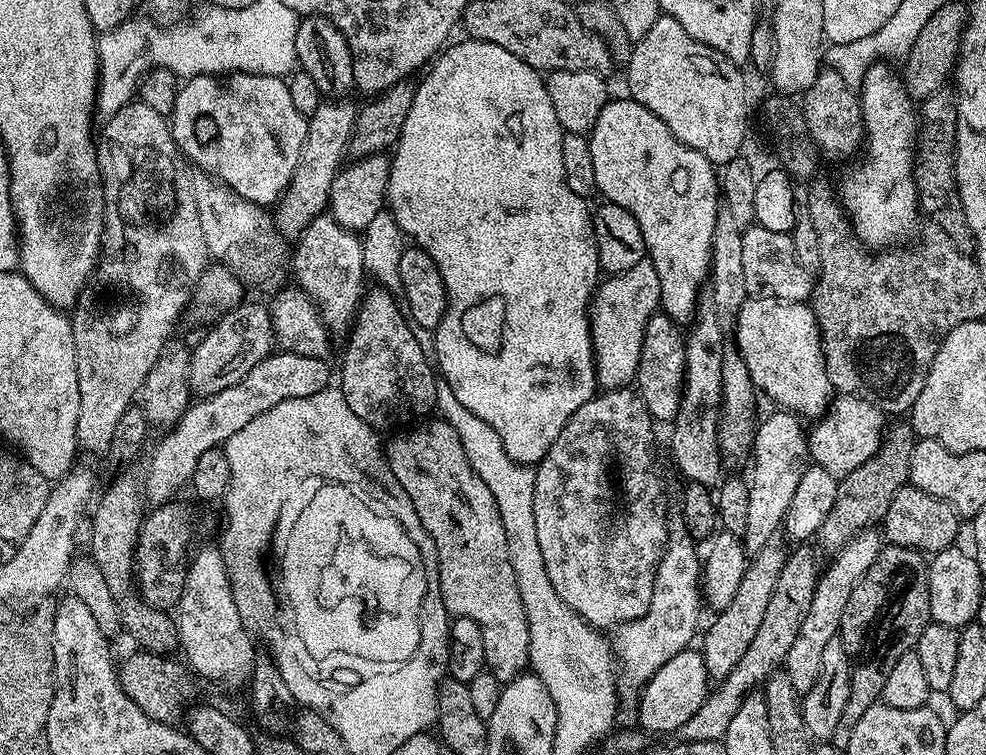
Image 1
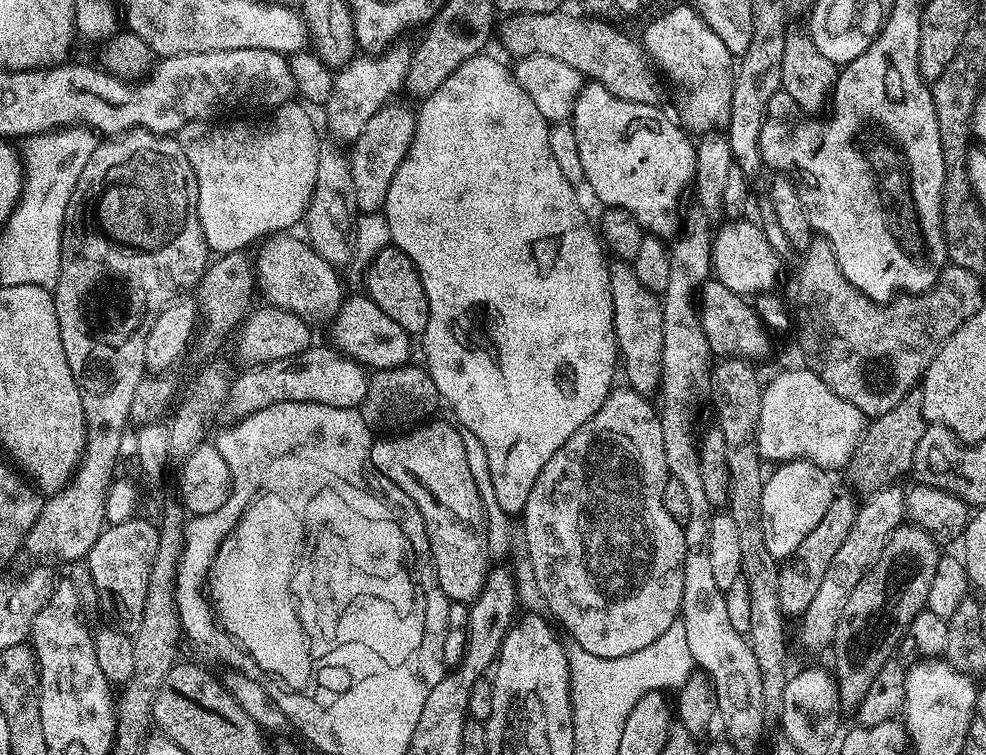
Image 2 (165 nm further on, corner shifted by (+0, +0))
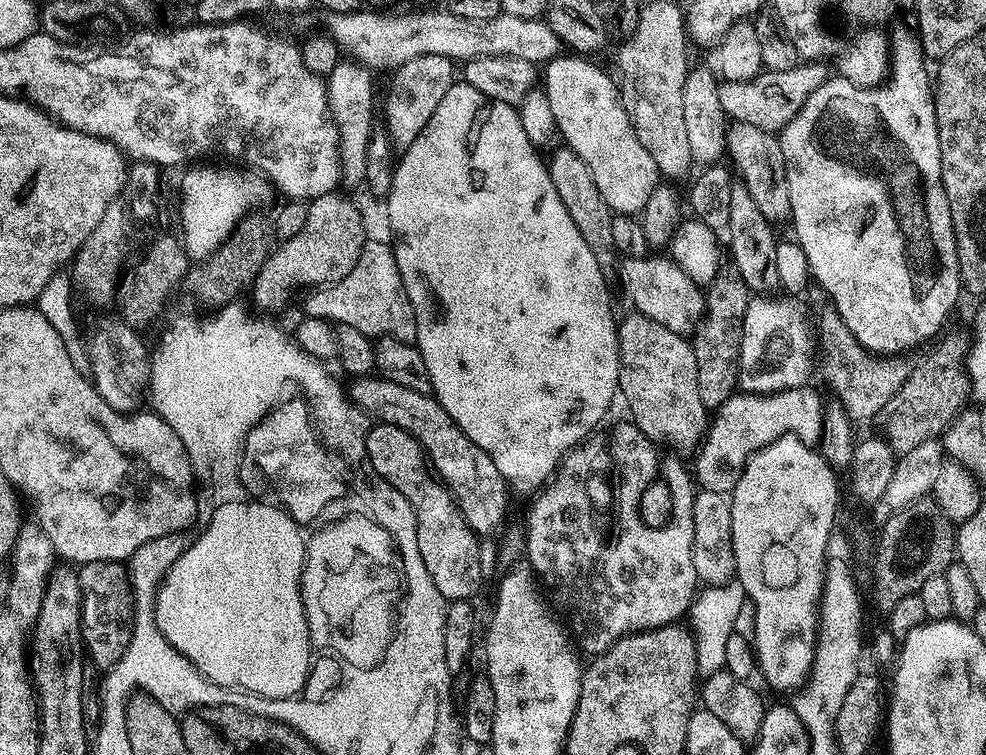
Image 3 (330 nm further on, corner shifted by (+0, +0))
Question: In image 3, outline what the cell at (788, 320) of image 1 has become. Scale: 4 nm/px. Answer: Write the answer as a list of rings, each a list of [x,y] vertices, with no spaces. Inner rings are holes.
[[[649,254],[640,260],[625,259],[623,264],[622,280],[636,307],[633,309],[646,318],[654,318],[654,322],[662,322],[662,326],[666,326],[666,330],[674,330],[674,334],[691,337],[704,319],[706,309],[706,296],[701,285],[694,283],[682,266],[664,254]]]

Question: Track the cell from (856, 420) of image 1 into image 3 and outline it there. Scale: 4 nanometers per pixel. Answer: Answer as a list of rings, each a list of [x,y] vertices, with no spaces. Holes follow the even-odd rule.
[[[812,386],[767,394],[741,391],[732,395],[721,408],[715,409],[707,433],[695,453],[694,476],[699,487],[732,493],[748,459],[783,436],[791,434],[807,444],[819,445],[825,417],[826,407]]]

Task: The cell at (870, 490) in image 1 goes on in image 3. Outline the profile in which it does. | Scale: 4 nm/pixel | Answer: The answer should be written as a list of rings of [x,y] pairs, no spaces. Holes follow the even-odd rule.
[[[967,331],[952,332],[929,356],[909,367],[906,382],[902,382],[898,394],[886,402],[882,413],[882,438],[893,452],[903,454],[914,450],[914,446],[922,446],[922,442],[937,439],[952,423],[956,413],[969,403],[970,389],[965,370],[969,343]]]

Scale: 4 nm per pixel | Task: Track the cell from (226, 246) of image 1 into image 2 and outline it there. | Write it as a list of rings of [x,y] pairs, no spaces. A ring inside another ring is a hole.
[[[277,234],[271,238],[265,239],[260,250],[260,257],[255,257],[254,263],[258,273],[258,288],[269,305],[277,308],[285,308],[294,314],[298,314],[298,318],[302,318],[306,323],[313,326],[319,324],[331,325],[338,318],[340,306],[342,303],[342,295],[340,296],[340,280],[342,284],[342,276],[340,276],[333,265],[326,263],[314,249],[312,245],[300,240],[296,234]]]

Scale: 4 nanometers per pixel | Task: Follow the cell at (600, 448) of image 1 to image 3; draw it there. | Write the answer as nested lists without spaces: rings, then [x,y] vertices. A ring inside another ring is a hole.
[[[625,422],[625,424],[620,424],[614,427],[608,434],[602,434],[603,432],[595,433],[592,437],[589,437],[588,440],[584,441],[584,443],[580,445],[576,445],[568,455],[561,460],[559,468],[557,468],[555,474],[553,475],[552,479],[546,484],[543,490],[533,499],[535,500],[531,510],[530,516],[528,518],[528,528],[526,527],[525,533],[525,555],[527,563],[529,563],[532,567],[532,571],[535,572],[537,577],[541,580],[543,587],[550,592],[548,593],[551,605],[557,610],[561,612],[568,618],[566,619],[569,631],[577,644],[577,647],[583,652],[583,650],[590,654],[589,656],[597,656],[603,652],[608,651],[610,646],[614,645],[619,641],[622,637],[626,635],[632,635],[633,632],[641,632],[641,631],[648,631],[654,628],[661,628],[662,625],[668,625],[677,623],[681,618],[680,616],[684,613],[684,615],[691,609],[691,604],[695,599],[695,595],[698,591],[699,580],[697,578],[697,571],[694,569],[694,558],[693,558],[693,540],[694,540],[694,518],[693,518],[693,510],[690,506],[678,506],[672,512],[670,522],[664,527],[650,527],[646,526],[645,522],[642,521],[641,516],[641,496],[644,490],[646,490],[647,486],[649,486],[652,480],[657,479],[658,471],[660,468],[660,455],[658,456],[657,452],[658,448],[657,445],[652,443],[652,440],[646,438],[644,434],[642,434],[639,427],[631,422]]]

